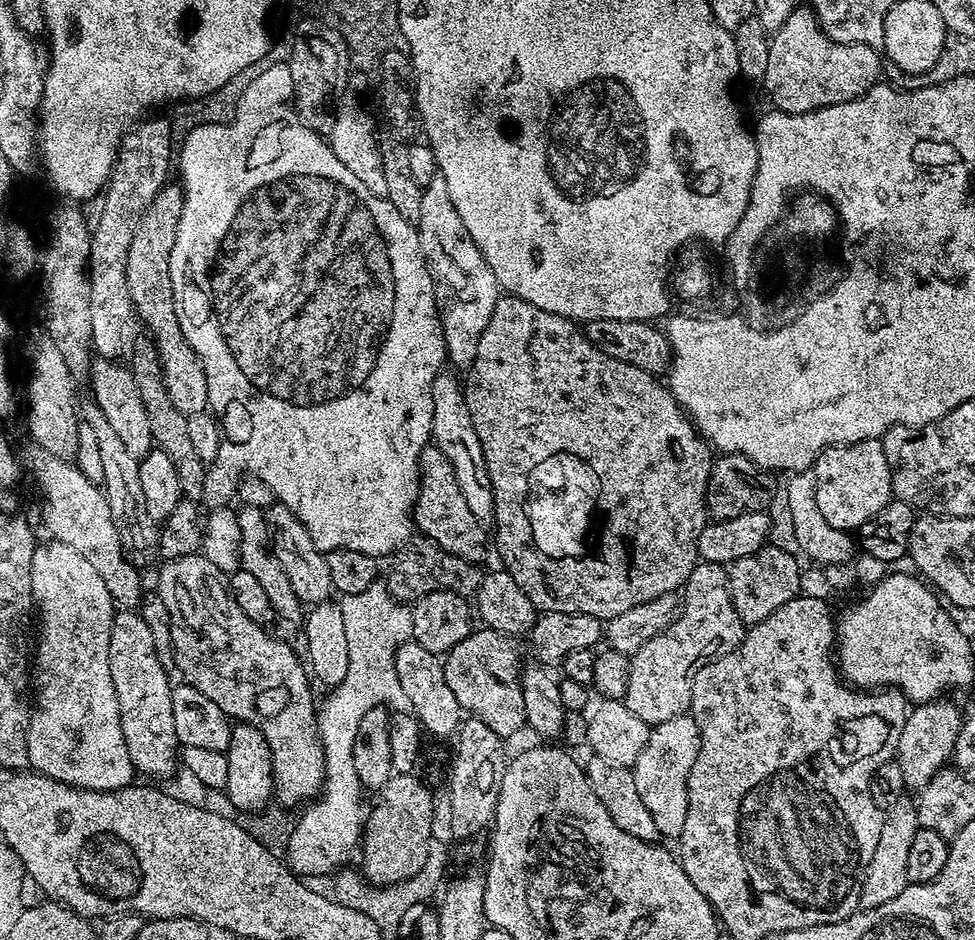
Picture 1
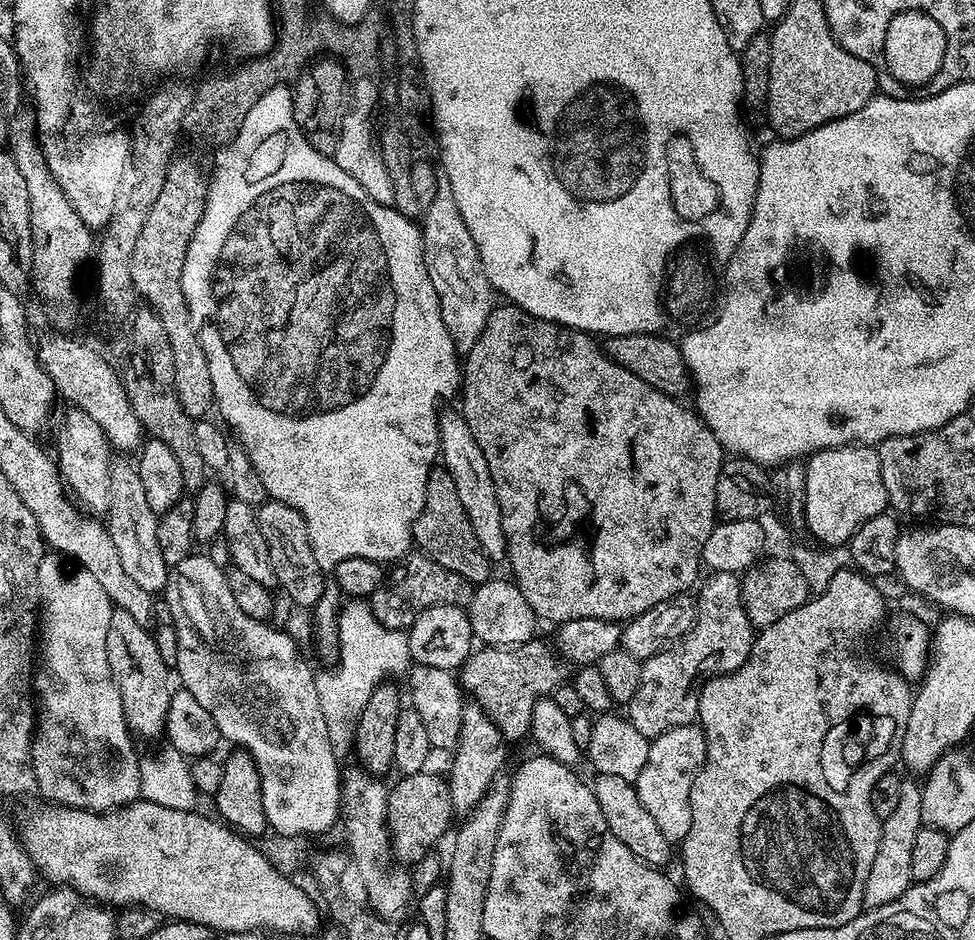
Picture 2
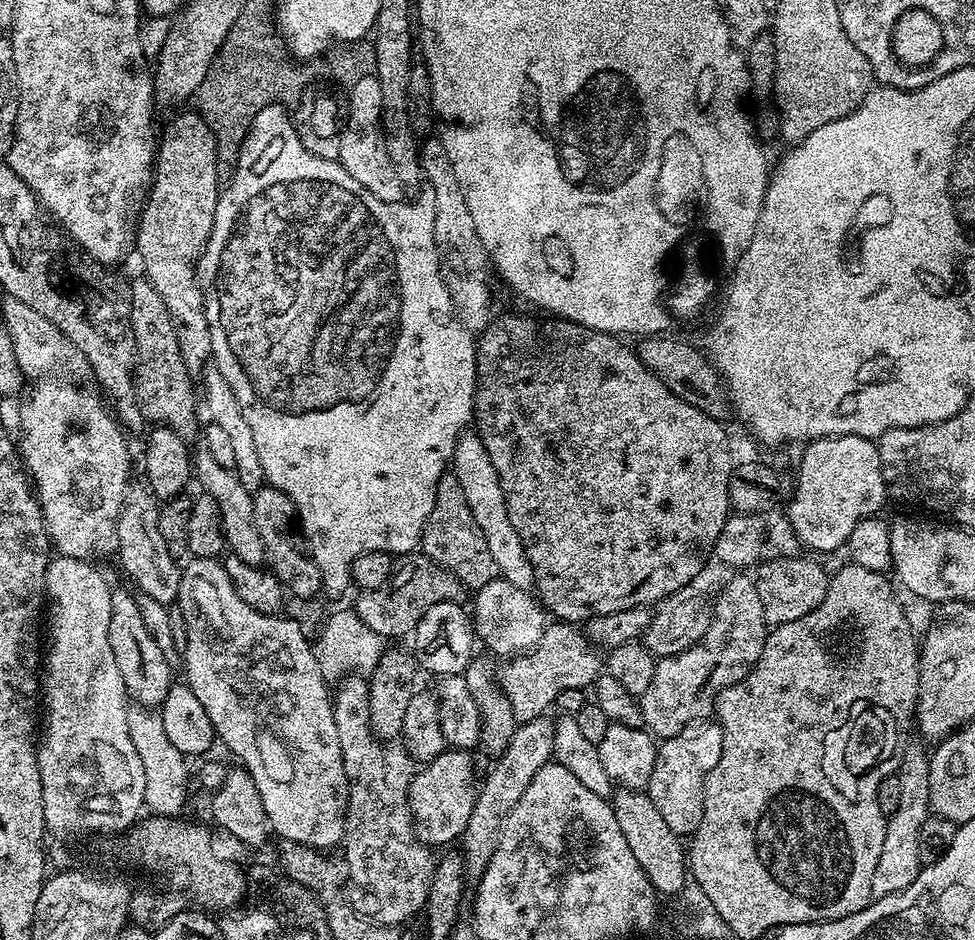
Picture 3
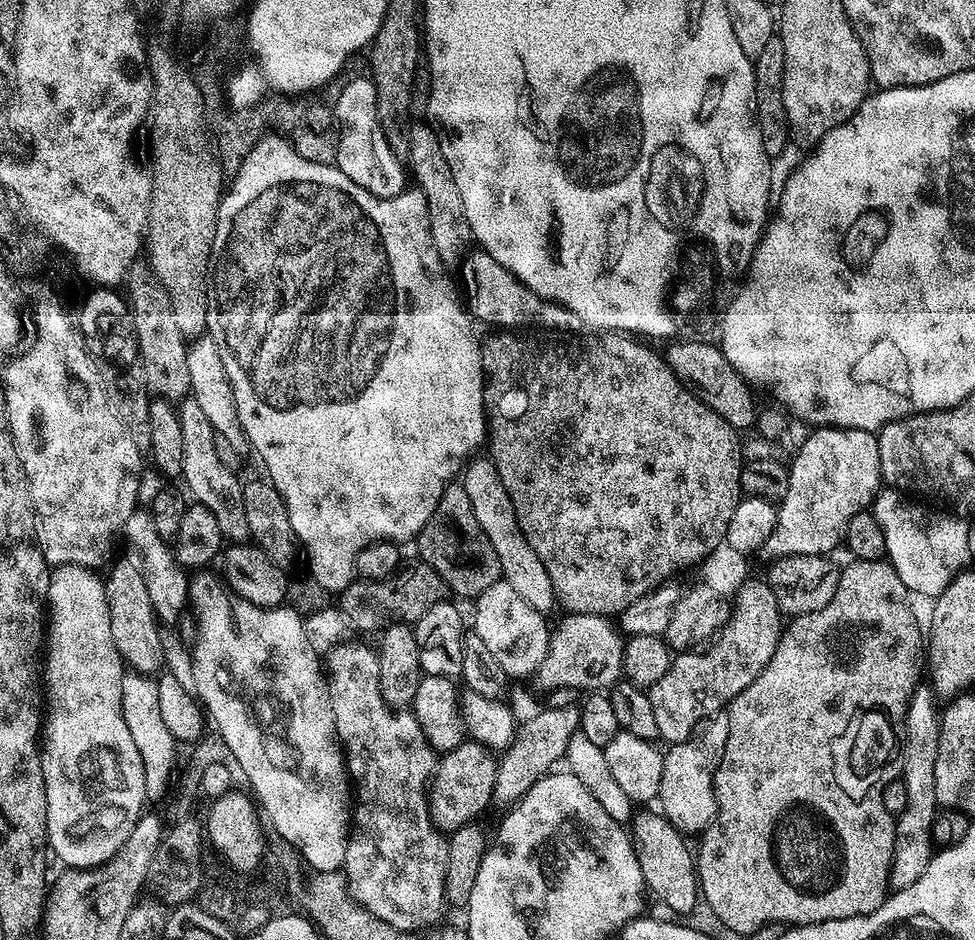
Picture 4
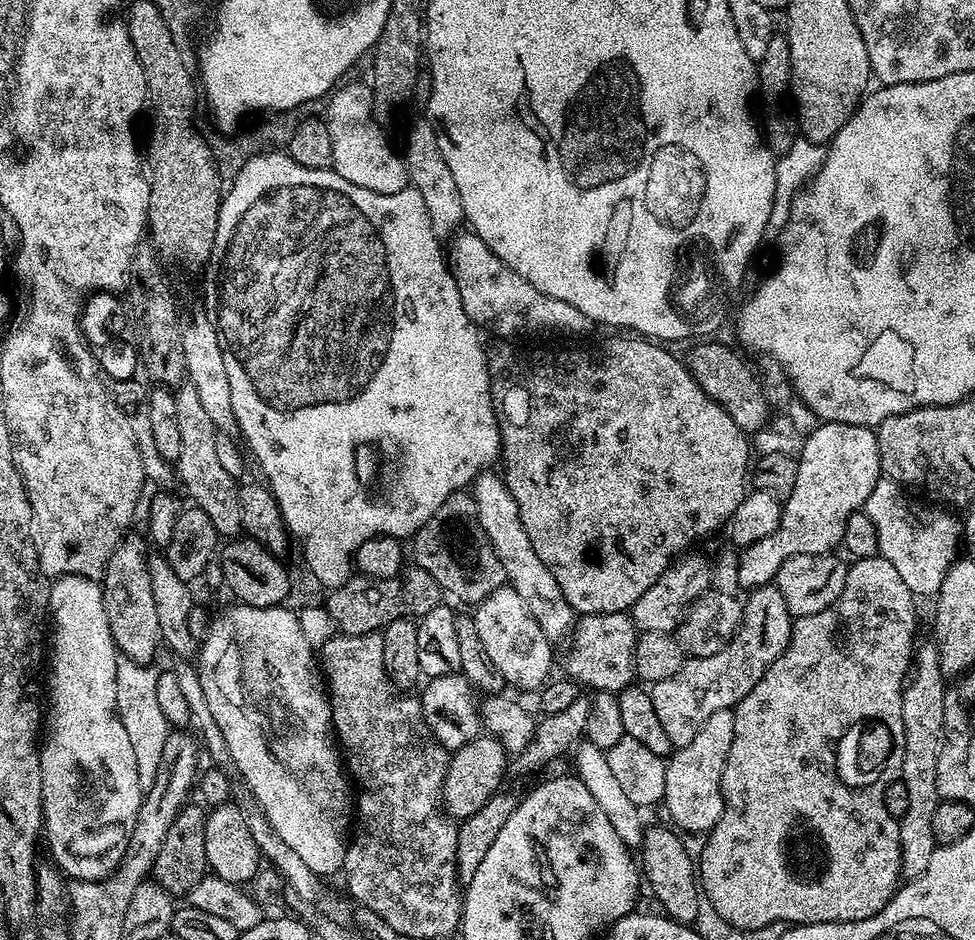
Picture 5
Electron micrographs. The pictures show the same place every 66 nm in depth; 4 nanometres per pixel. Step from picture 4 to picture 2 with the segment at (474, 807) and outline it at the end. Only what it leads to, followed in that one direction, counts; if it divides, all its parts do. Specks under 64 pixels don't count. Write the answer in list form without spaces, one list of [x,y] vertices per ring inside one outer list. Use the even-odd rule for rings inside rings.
[[[425,770],[397,781],[397,784],[393,783],[388,790],[390,852],[395,859],[397,856],[401,860],[397,860],[401,865],[415,866],[436,848],[434,846],[443,838],[444,831],[453,827],[454,811],[443,775],[435,776],[431,770]]]

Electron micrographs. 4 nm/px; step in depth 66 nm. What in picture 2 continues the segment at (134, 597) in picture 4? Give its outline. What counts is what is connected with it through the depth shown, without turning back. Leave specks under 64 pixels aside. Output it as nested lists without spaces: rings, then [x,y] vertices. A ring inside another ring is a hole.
[[[116,608],[113,611],[112,617],[110,618],[110,630],[106,630],[106,650],[108,651],[108,657],[110,658],[110,670],[112,671],[112,677],[114,678],[114,682],[118,686],[118,690],[120,691],[120,697],[122,698],[122,710],[124,711],[124,722],[129,733],[132,732],[136,736],[141,736],[144,740],[152,740],[155,736],[163,737],[165,735],[164,731],[164,723],[166,722],[166,718],[168,717],[168,711],[170,710],[170,698],[173,694],[173,689],[171,687],[168,688],[168,672],[170,676],[170,668],[164,665],[164,658],[160,654],[160,648],[156,645],[156,640],[150,634],[151,631],[147,627],[139,625],[138,622],[134,622],[133,618],[130,618],[130,615],[127,614],[126,611]]]

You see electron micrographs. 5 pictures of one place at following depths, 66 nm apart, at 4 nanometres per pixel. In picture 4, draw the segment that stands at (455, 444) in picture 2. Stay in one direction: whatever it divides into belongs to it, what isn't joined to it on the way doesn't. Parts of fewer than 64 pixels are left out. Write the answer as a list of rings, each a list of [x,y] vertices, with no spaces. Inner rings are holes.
[[[487,455],[479,456],[465,463],[462,483],[470,498],[470,506],[474,506],[474,518],[478,518],[478,526],[482,526],[482,534],[490,538],[490,546],[494,546],[494,554],[498,554],[500,575],[507,584],[514,586],[516,593],[530,602],[530,606],[534,606],[534,610],[551,613],[551,608],[556,604],[556,595],[552,590],[550,576],[546,574],[538,554],[534,554],[518,526],[514,502],[510,502],[510,494],[506,494],[506,486],[502,486],[502,478],[498,478],[494,462]]]

